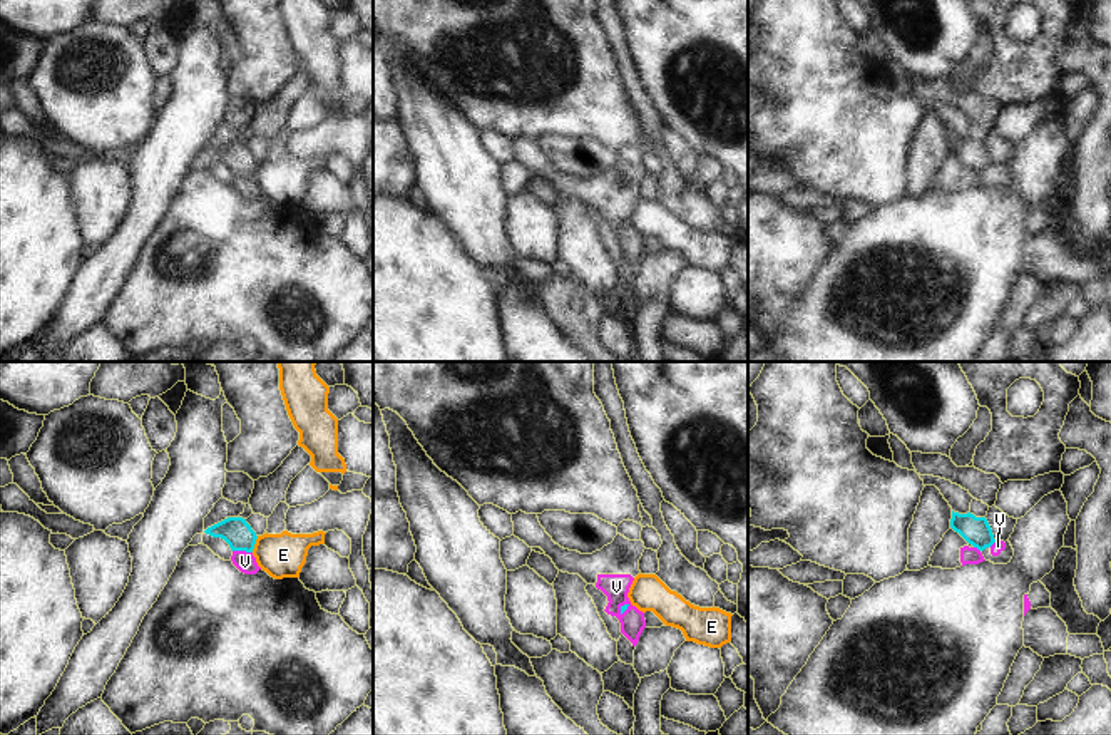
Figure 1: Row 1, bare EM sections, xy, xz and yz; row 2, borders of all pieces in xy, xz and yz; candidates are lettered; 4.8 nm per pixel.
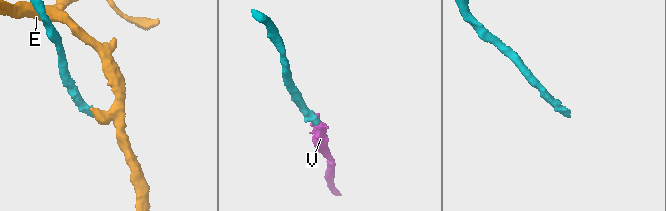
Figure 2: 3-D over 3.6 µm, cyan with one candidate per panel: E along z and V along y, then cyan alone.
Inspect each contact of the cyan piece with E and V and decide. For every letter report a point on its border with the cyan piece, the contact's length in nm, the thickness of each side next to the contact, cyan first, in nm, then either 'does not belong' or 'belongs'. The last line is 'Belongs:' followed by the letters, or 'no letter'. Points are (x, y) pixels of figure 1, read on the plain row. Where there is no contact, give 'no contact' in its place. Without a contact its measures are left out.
E: contact xy (255, 168); length 90 nm; calibres 140 and 220 nm; does not belong
V: contact xy (243, 174); length 100 nm; calibres 140 and 100 nm; belongs
Belongs: V

